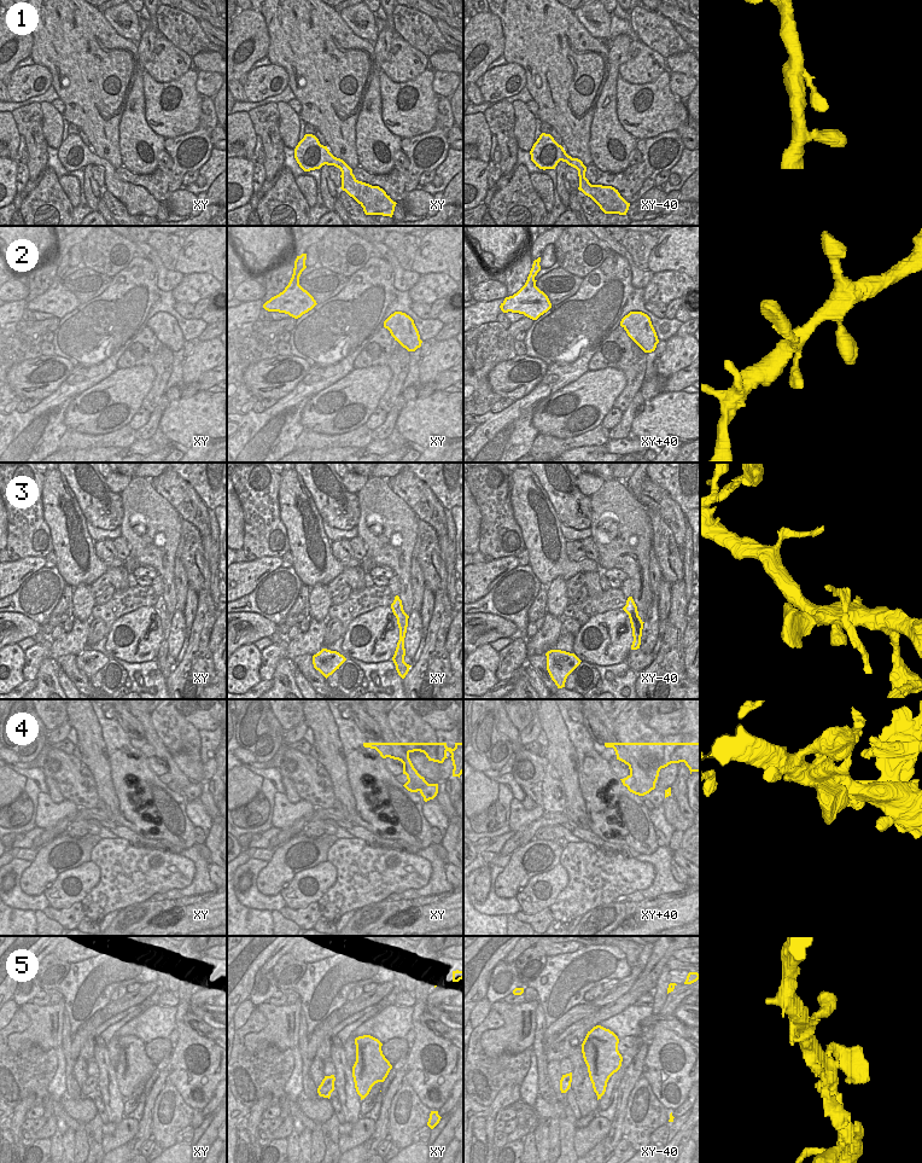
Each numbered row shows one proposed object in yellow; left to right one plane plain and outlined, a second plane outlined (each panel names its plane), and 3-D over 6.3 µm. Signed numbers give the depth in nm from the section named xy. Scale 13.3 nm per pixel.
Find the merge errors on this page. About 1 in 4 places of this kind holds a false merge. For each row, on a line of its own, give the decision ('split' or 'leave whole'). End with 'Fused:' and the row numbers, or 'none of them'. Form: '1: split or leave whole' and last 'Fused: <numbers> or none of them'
1: leave whole
2: leave whole
3: leave whole
4: split
5: leave whole
Fused: 4

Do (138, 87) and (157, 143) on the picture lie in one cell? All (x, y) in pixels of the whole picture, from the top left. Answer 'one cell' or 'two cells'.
one cell

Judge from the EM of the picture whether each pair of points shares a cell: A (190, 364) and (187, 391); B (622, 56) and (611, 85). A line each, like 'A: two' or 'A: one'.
A: one
B: one

